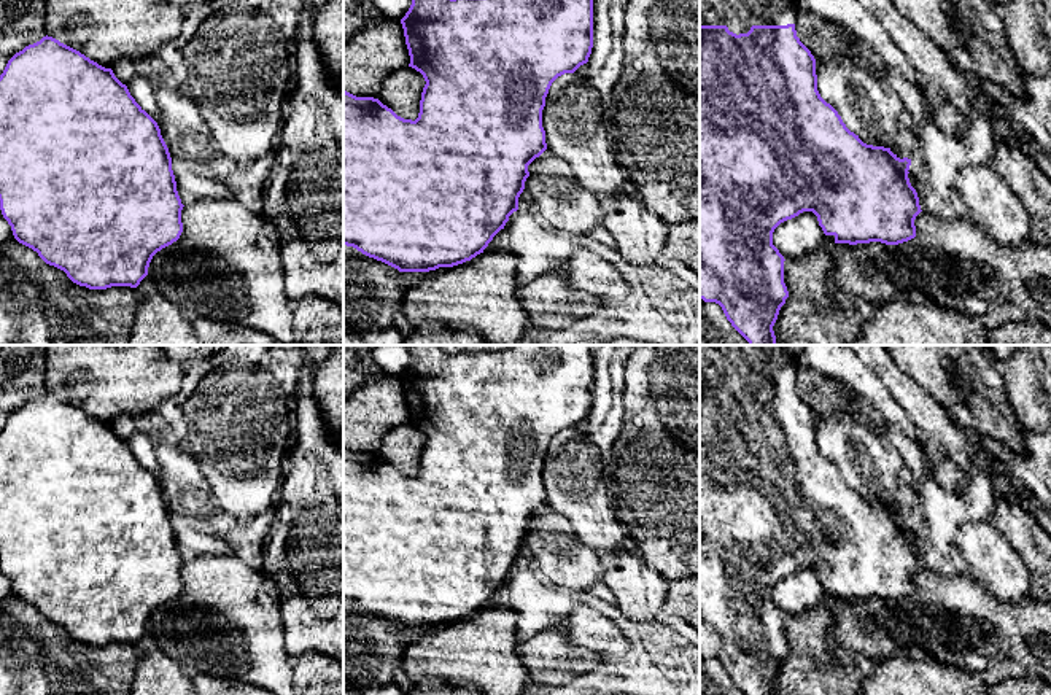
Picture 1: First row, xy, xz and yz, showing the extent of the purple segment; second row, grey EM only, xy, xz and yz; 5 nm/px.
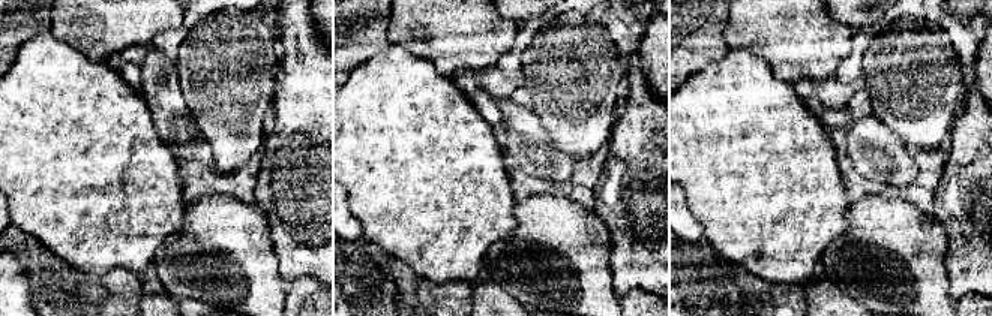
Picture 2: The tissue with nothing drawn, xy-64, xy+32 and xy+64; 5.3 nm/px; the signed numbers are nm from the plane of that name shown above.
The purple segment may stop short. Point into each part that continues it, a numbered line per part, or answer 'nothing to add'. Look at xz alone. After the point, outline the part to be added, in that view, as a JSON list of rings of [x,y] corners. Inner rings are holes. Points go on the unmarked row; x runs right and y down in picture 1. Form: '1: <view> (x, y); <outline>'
nothing to add

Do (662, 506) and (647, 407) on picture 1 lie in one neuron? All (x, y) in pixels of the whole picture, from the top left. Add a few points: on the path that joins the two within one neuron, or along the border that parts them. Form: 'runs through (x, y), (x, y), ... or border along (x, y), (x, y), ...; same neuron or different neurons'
runs through (662, 482), (659, 431); same neuron

